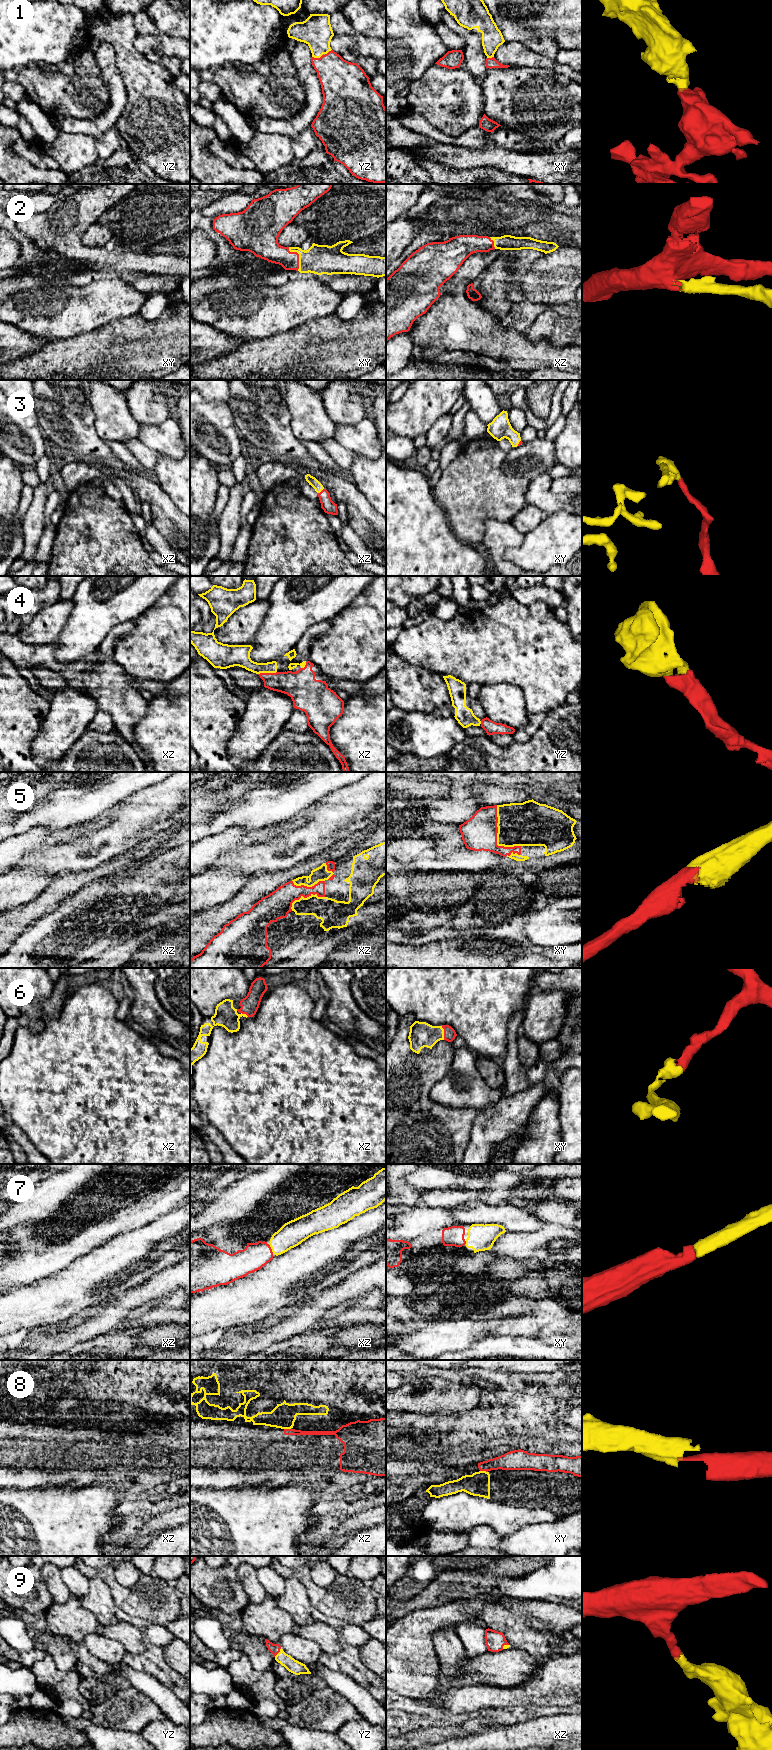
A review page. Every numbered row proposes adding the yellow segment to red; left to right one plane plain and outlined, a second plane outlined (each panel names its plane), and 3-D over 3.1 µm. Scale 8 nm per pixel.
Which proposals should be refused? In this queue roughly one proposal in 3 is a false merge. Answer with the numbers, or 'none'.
8

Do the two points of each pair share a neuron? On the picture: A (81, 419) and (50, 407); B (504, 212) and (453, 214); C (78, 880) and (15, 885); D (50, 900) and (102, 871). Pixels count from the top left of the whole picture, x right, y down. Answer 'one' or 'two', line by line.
A: one
B: one
C: two
D: one

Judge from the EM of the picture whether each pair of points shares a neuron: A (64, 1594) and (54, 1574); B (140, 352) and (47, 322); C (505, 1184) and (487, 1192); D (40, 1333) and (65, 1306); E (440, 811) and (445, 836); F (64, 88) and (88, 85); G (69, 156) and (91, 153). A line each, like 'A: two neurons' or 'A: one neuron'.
A: one neuron
B: two neurons
C: one neuron
D: two neurons
E: two neurons
F: one neuron
G: one neuron

